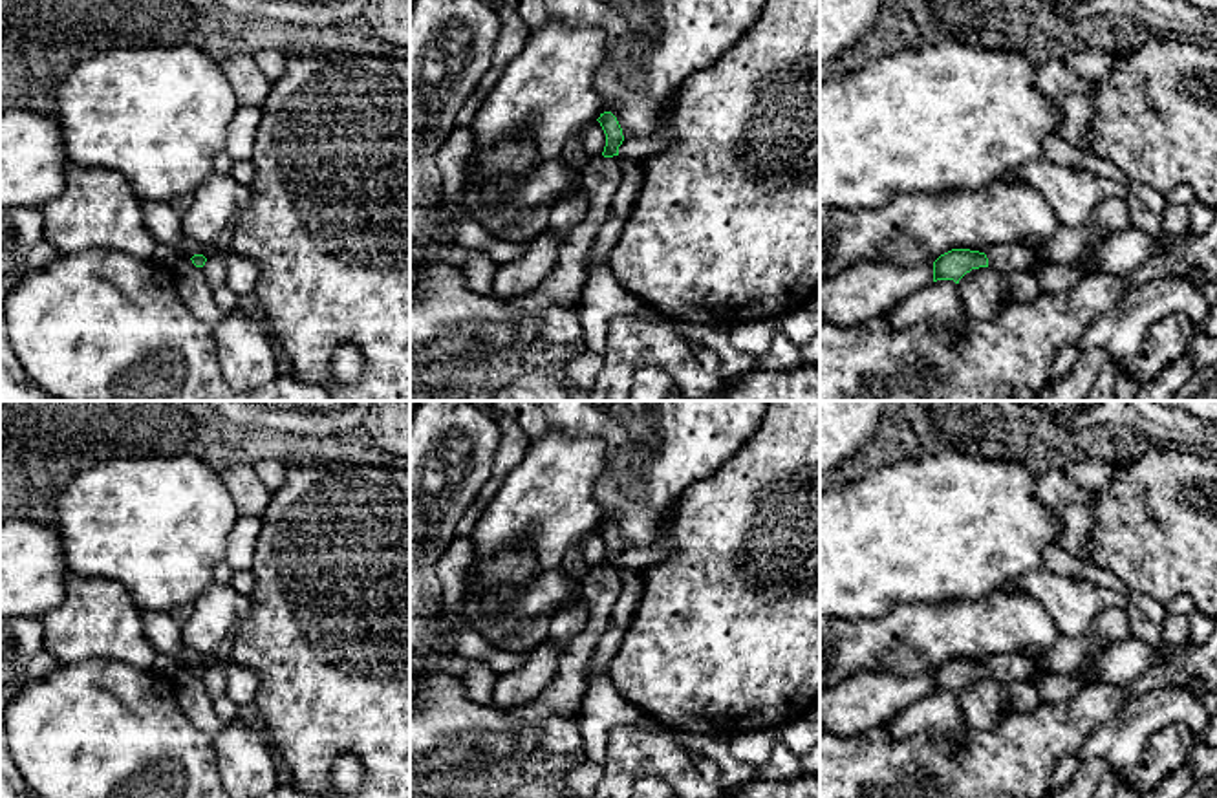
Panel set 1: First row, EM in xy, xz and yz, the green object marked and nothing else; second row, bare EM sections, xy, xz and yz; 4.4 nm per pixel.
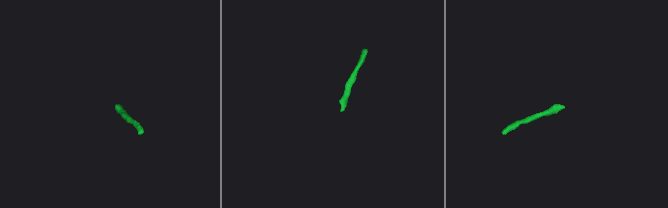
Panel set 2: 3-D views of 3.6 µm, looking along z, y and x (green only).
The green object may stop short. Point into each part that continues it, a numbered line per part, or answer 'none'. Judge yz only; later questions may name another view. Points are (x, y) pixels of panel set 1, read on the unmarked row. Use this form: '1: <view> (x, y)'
1: yz (1005, 668)

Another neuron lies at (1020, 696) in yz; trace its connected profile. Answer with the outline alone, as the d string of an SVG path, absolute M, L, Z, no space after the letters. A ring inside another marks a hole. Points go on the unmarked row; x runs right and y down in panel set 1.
M1016 681L1008 686L1001 686L1001 706L1008 712L1034 712L1043 706L1043 701L1034 683Z

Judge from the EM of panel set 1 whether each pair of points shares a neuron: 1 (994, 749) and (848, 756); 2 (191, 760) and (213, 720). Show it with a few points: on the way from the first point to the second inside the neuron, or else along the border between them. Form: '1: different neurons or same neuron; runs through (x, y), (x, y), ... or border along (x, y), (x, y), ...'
1: same neuron; runs through (958, 760), (954, 764), (884, 764)
2: different neurons; border along (178, 700), (183, 714), (211, 738)

